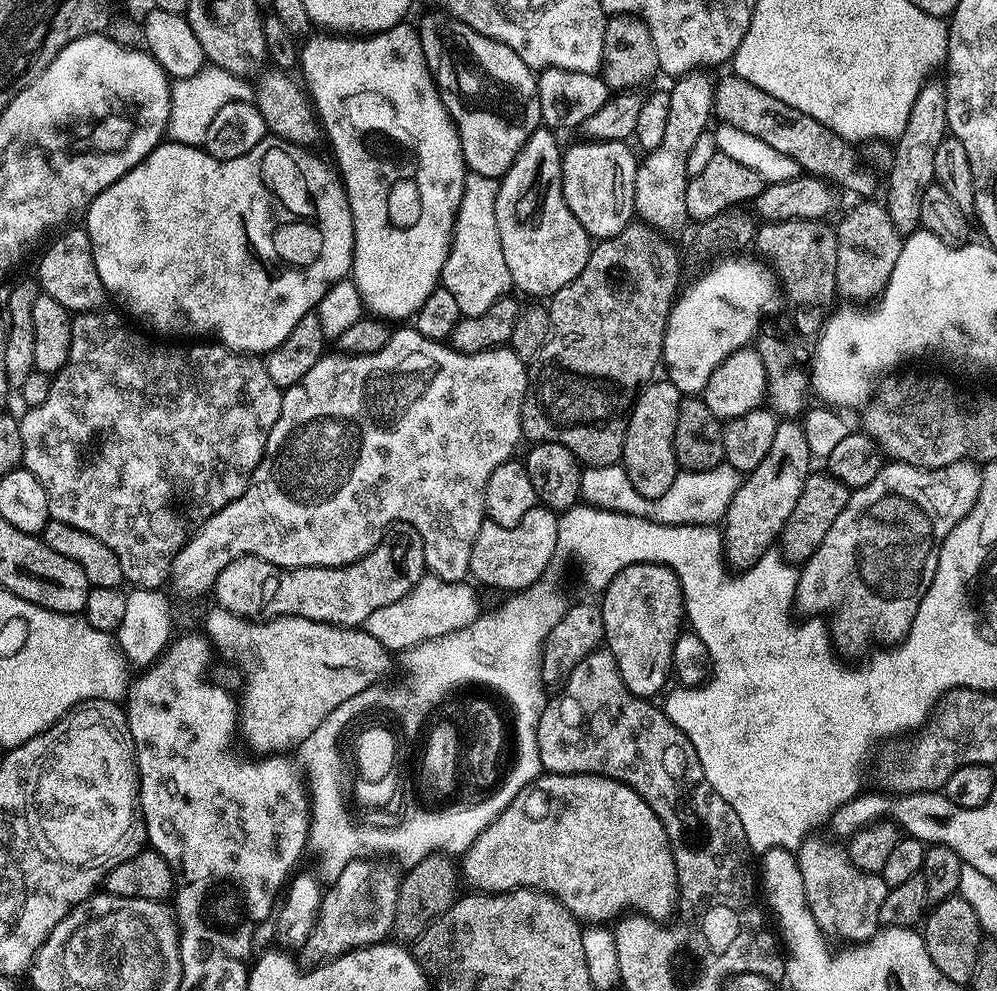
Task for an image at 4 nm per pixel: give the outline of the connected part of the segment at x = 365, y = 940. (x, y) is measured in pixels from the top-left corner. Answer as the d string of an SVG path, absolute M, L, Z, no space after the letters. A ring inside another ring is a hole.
M355 860L350 862L338 874L336 880L331 881L332 888L323 893L320 898L320 909L316 915L316 921L312 924L310 934L306 942L298 949L298 960L304 966L319 966L335 960L338 956L345 956L356 948L368 948L372 944L378 944L389 939L394 922L394 910L398 902L398 890L400 880L388 868L383 868L383 863L371 862L369 860Z

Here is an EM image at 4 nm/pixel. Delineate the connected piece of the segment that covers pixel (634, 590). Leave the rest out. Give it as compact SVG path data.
M631 564L608 583L599 605L604 627L603 643L606 645L606 651L614 654L614 662L618 666L618 674L622 674L622 682L626 682L628 689L636 696L659 697L665 691L664 683L667 682L668 676L670 680L674 646L677 638L682 635L680 623L683 625L686 620L680 579L664 564Z

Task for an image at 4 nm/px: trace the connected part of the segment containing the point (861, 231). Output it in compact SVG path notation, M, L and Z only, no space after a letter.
M856 202L856 205L844 216L841 224L835 225L836 241L838 242L838 266L836 267L836 290L839 299L851 302L856 306L864 306L884 295L890 274L894 274L894 262L898 262L902 234L890 222L890 214L883 203Z

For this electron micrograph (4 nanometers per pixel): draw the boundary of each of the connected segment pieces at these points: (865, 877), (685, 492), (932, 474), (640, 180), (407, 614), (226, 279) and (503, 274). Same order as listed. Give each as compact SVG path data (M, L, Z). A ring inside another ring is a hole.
M818 834L809 835L800 843L798 859L806 890L810 914L829 937L841 936L844 942L863 942L878 931L882 902L886 902L888 883L874 872L864 872L850 862L847 851Z
M623 463L610 466L585 467L580 474L580 500L610 512L621 512L631 516L644 516L659 524L711 524L719 525L730 506L738 487L738 473L734 466L722 463L701 472L677 471L670 490L651 500L640 496L630 482Z
M888 462L881 468L879 474L874 478L874 482L866 482L866 486L855 489L849 495L846 502L846 510L842 510L842 514L838 514L838 518L834 518L834 526L830 526L830 530L826 530L826 538L822 538L822 546L818 546L818 550L814 550L812 557L804 561L799 569L794 601L795 607L799 611L801 608L805 612L803 614L805 617L825 618L824 616L828 616L826 624L830 629L830 640L834 645L835 651L841 657L856 656L859 652L866 651L871 646L872 639L875 636L880 640L899 642L908 635L914 618L918 614L918 606L922 602L926 590L930 590L930 586L934 582L934 574L938 570L940 547L942 547L945 538L950 534L950 530L954 530L954 526L958 526L958 522L962 518L966 518L966 514L972 509L980 493L980 474L981 469L972 462L954 462L950 466L942 466L941 468L915 468L909 464Z
M703 71L687 72L670 88L670 115L662 142L639 161L634 186L635 215L649 228L660 234L680 232L689 223L686 214L686 186L688 185L688 155L694 142L709 131L708 119L714 116L714 80Z
M426 574L417 584L413 584L412 589L398 602L390 602L390 606L374 610L374 614L366 618L362 627L371 636L378 638L378 642L382 642L382 646L388 649L389 653L399 654L413 648L415 644L421 644L430 638L442 638L442 634L462 630L462 626L474 623L482 611L475 590L477 591L468 582L450 582Z
M265 135L254 150L242 158L219 160L203 147L195 144L162 142L138 166L134 166L118 182L106 186L102 194L94 198L86 213L86 231L92 249L92 261L96 263L98 276L102 278L105 293L121 296L128 307L129 317L137 316L145 329L153 328L164 338L204 338L207 332L216 331L215 339L225 348L245 354L267 354L282 342L298 326L307 312L313 311L321 298L340 280L352 271L352 251L354 250L354 226L350 214L350 202L337 169L331 163L319 160L305 145L292 144L289 140L279 140L274 135Z
M477 172L465 175L462 202L452 227L452 245L440 275L440 284L450 290L450 295L458 302L461 316L477 316L490 310L490 306L509 295L513 287L510 270L506 270L506 258L502 255L502 242L498 238L496 199L499 189L500 180L495 176Z

